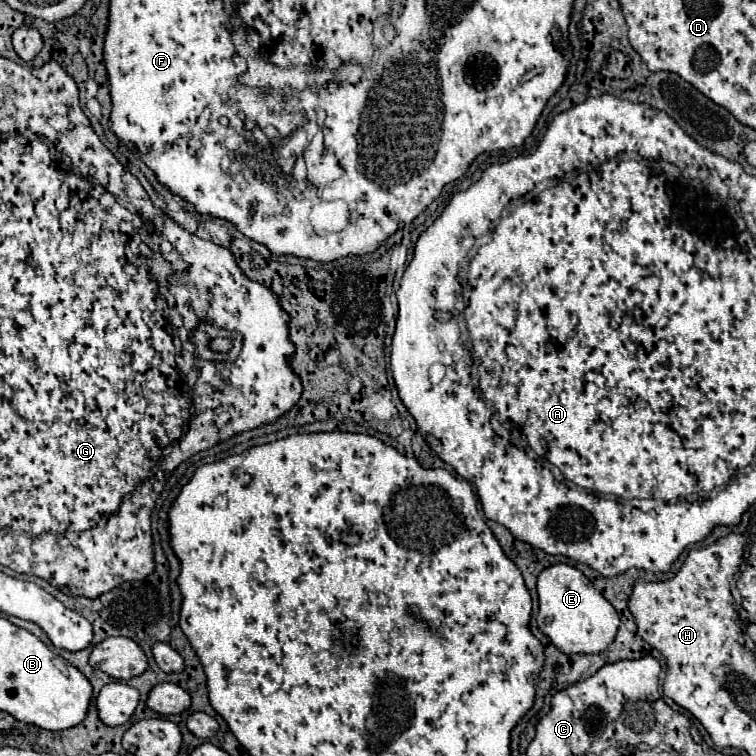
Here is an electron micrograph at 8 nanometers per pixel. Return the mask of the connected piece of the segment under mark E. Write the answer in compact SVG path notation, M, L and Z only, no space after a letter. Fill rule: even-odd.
M556 564L540 572L538 576L538 628L550 638L550 642L564 654L600 654L614 640L620 618L616 610L592 584L588 578L570 564Z

